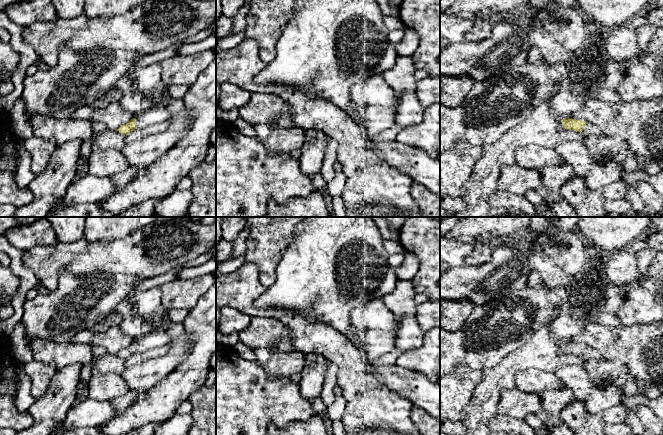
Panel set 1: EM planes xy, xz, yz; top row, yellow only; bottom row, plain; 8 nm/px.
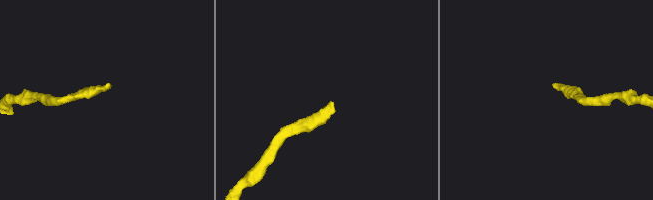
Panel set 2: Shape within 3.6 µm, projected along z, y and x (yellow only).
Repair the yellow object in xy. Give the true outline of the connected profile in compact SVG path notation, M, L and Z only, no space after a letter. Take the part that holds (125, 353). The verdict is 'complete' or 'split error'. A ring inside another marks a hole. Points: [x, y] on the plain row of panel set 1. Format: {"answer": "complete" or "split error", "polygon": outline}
{"answer": "split error", "polygon": "M161 326L146 334L136 342L131 343L128 347L119 351L117 355L123 359L127 359L137 352L144 352L155 347L168 345L169 343L170 337L166 326Z"}

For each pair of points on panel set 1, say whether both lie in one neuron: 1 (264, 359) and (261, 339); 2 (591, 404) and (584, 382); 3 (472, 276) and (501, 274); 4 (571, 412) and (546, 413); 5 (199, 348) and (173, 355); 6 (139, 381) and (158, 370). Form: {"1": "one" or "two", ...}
{"1": "two", "2": "two", "3": "one", "4": "two", "5": "two", "6": "one"}

